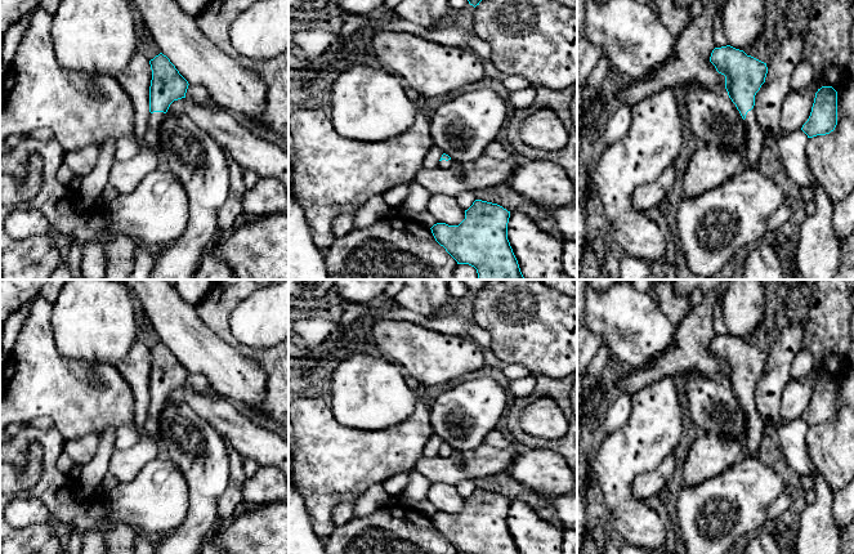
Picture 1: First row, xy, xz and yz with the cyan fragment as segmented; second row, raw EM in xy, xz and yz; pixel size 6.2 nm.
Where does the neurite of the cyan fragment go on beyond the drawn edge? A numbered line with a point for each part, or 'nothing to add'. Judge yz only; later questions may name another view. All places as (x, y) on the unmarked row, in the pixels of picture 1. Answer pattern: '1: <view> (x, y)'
1: yz (754, 424)

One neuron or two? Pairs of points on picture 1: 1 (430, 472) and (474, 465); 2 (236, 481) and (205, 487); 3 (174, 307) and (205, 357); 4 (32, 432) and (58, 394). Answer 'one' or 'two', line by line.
1: one
2: two
3: one
4: two

